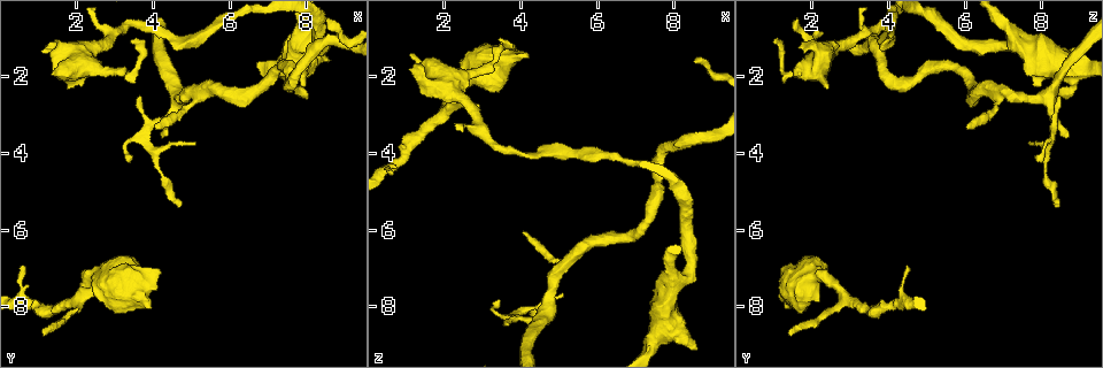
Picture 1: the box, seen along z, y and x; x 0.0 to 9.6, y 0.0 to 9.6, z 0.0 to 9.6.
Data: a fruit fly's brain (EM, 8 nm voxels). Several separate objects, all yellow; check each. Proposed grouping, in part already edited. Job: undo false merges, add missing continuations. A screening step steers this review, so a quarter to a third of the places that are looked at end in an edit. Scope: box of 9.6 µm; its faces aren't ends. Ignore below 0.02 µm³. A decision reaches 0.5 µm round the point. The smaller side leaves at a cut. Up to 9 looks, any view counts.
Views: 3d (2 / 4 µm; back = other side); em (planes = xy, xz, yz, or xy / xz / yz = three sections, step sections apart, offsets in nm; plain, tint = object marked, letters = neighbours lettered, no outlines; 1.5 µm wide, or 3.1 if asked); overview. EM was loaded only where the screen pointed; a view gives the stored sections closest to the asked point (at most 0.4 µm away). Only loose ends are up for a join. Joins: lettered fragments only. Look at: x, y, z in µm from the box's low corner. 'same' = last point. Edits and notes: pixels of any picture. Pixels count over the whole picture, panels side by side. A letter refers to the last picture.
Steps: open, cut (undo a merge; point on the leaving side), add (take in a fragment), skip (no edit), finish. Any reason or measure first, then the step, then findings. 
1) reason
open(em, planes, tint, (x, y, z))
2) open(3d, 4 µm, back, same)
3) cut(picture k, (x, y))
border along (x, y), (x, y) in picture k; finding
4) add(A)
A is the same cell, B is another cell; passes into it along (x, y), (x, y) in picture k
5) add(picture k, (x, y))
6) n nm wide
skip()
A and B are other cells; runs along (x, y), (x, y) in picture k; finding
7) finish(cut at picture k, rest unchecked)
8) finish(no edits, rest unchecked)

an open end
open(3d, 4 µm, (4.15, 7.05, 1.40))

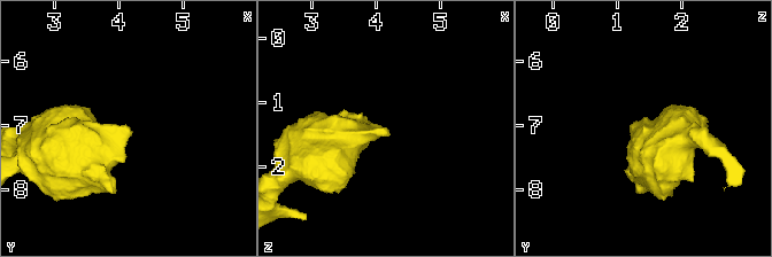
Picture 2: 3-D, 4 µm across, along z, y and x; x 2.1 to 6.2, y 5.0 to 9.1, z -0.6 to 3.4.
open(em, planes, letters, (4.15, 7.10, 1.35))

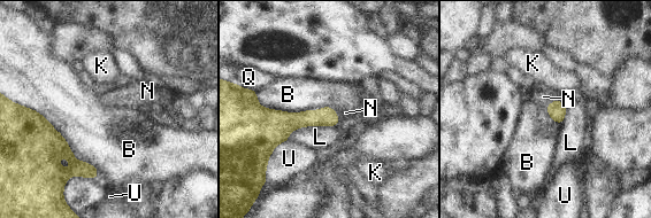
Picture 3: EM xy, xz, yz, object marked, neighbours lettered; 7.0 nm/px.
B touches over 700 nm
add(N)
N is the same cell, B, K, L, Q and U are other cells; passes into it along (557, 110), (551, 102), (543, 96) in picture 3; it goes on there

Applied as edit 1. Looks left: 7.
free end
open(em, planes, plain, (1.15, 8.75, 1.45))

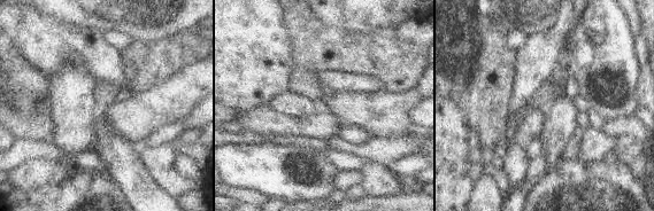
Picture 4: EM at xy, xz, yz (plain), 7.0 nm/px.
see the neighbours
open(em, planes, letters, same)

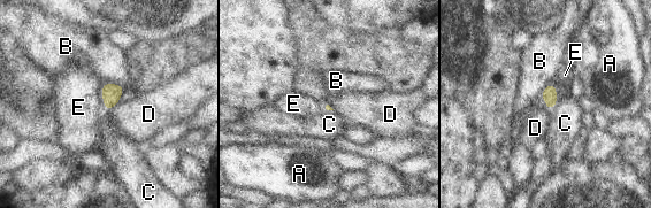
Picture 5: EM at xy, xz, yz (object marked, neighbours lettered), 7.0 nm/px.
skip()
A, B, C, D and E are other cells; border along (117, 102), (105, 110) in picture 5; no lettered fragment goes on from it

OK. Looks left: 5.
thick end
open(em, planes, plain, (1.80, 2.35, 2.50))

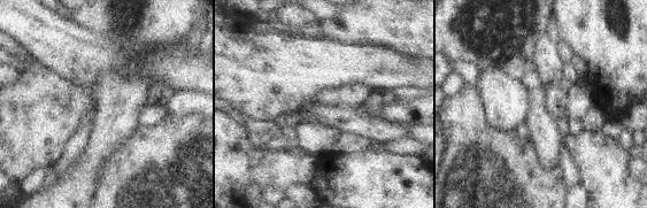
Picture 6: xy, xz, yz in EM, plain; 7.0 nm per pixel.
open(em, planes, tint, same)

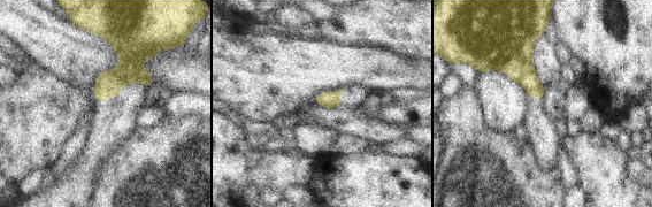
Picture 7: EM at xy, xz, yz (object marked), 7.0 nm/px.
see the neighbours
open(em, planes, letters, same)

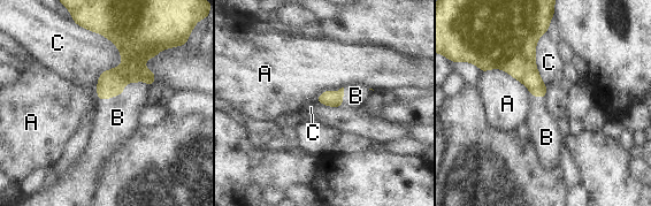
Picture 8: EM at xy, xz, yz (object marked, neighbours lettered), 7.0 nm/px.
C touches over 400 nm
add(B)
B is the same cell, A and C are other cells; it goes on there

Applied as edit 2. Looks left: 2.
thin end
open(em, planes, letters, (4.10, 3.35, 6.05))

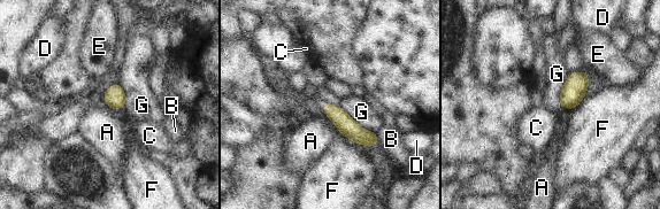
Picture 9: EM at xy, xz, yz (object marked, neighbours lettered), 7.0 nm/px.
90 nm wide
skip()
A, B, C, D, E, F and G are other cells; border along (106, 103), (112, 108) in picture 9; none of them fits

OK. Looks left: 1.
finish(add at picture 3, add at picture 8, rest unchecked)

